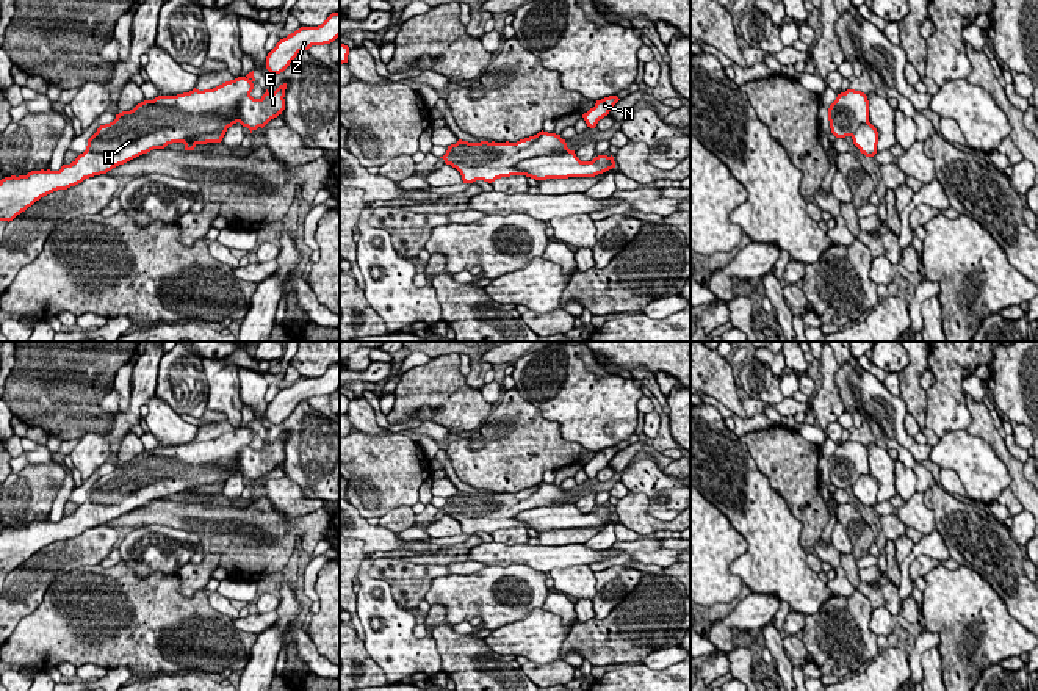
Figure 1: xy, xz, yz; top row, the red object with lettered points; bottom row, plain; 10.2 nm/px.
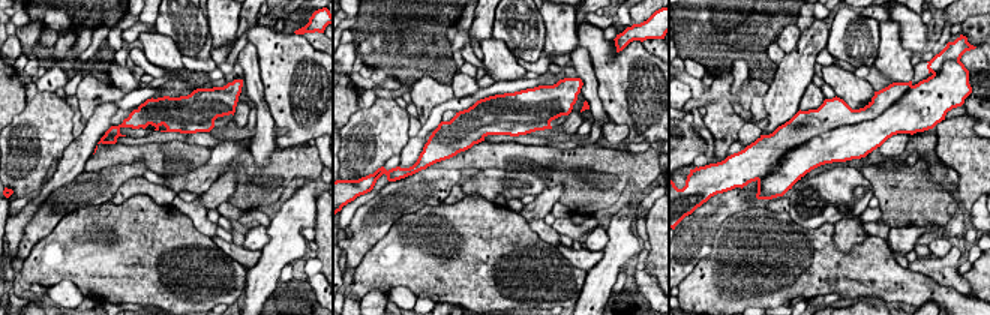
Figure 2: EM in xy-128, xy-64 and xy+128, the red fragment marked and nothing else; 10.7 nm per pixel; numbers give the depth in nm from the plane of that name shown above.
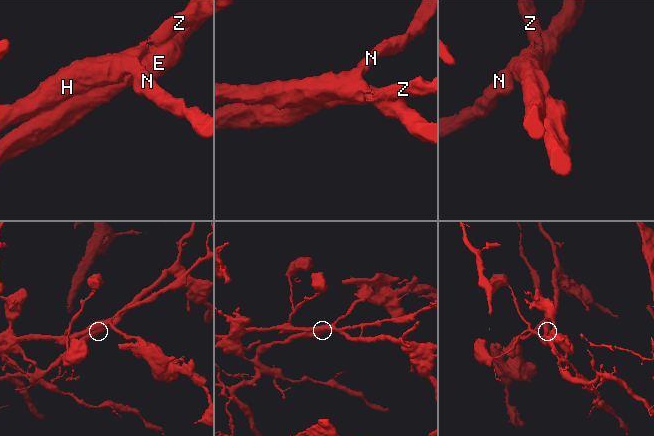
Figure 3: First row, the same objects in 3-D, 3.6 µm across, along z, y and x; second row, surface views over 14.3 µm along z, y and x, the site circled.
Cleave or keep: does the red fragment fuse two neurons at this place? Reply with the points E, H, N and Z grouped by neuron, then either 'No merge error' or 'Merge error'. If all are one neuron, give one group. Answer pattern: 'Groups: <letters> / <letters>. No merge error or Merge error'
Groups: E / H N Z. Merge error

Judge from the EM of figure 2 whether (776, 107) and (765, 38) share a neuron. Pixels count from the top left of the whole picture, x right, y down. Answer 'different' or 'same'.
different

